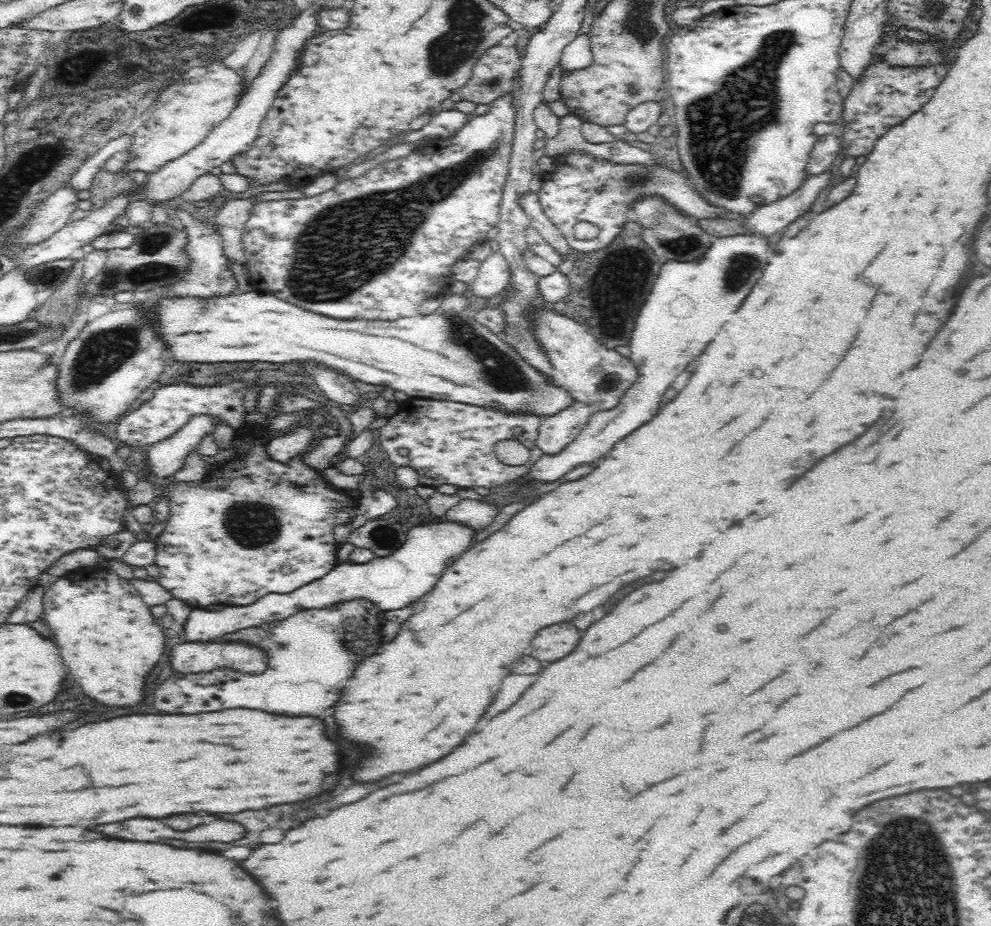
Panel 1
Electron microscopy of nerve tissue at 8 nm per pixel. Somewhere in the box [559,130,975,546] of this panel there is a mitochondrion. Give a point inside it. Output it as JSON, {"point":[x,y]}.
{"point":[741,266]}

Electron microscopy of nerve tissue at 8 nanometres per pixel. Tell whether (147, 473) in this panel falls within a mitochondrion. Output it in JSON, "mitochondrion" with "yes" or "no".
{"mitochondrion":"no"}

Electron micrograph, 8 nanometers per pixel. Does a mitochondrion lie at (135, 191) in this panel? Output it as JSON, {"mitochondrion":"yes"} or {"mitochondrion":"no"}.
{"mitochondrion":"no"}

